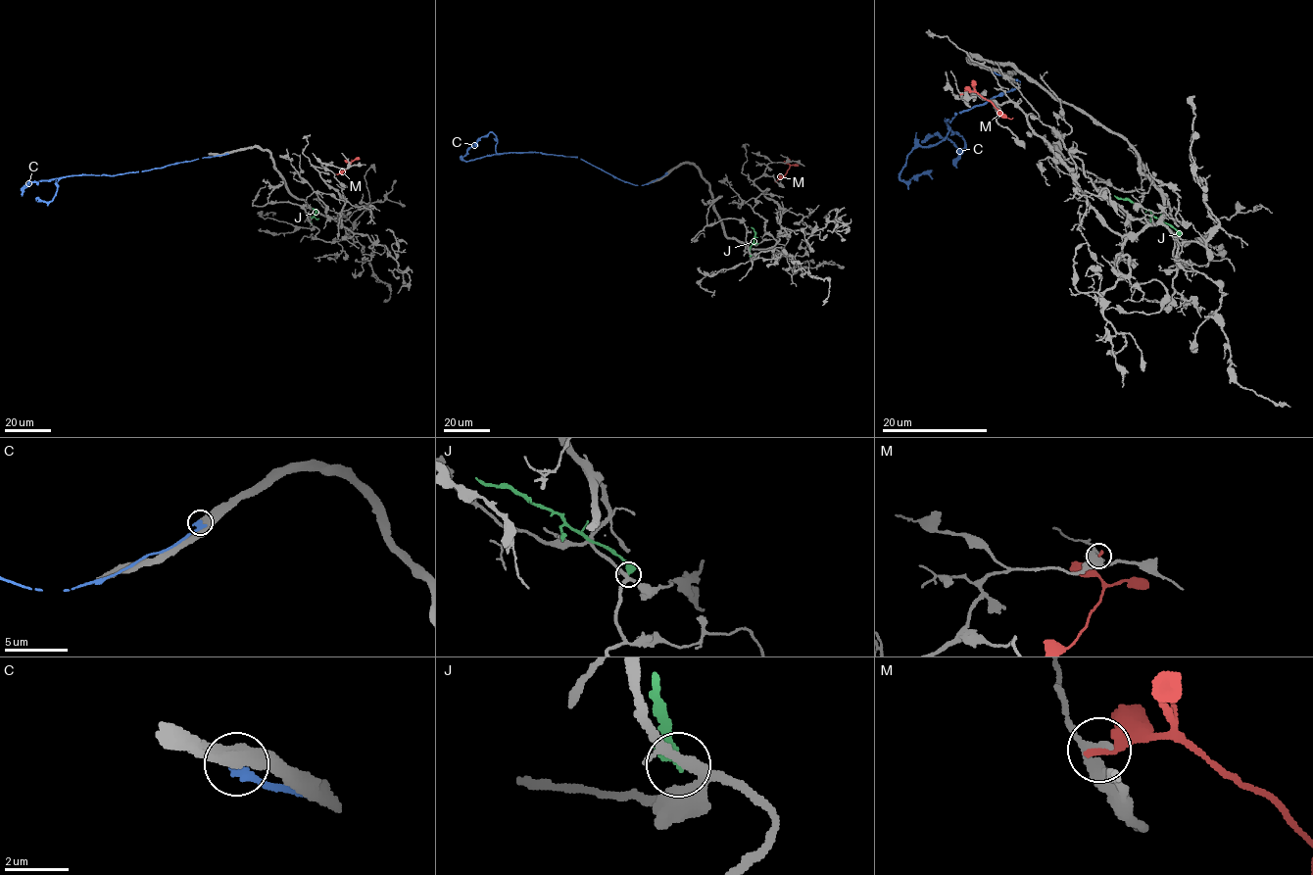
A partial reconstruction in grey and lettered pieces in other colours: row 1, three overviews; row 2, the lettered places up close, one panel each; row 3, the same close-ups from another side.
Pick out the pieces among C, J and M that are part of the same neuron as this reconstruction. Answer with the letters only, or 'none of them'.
none of them

